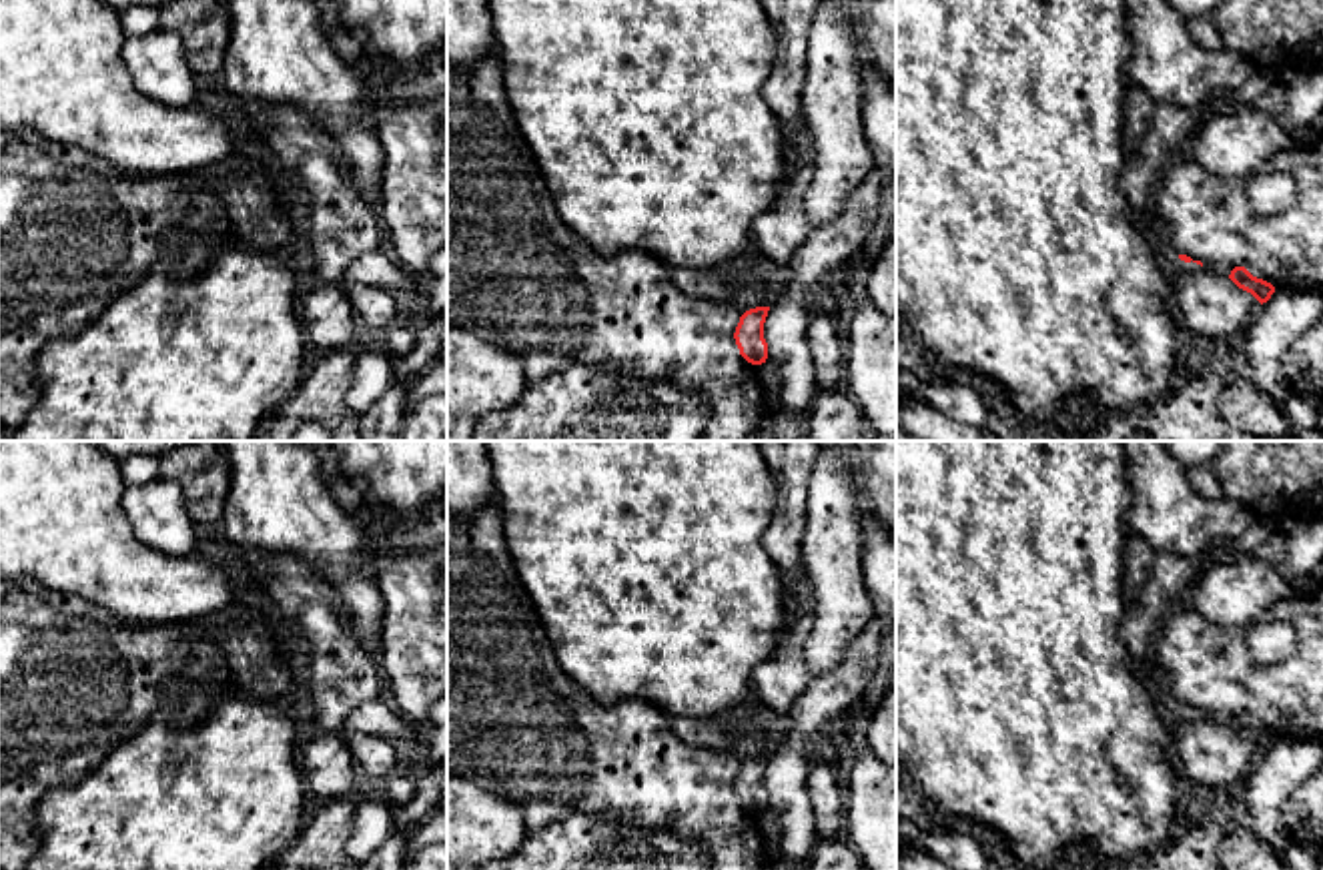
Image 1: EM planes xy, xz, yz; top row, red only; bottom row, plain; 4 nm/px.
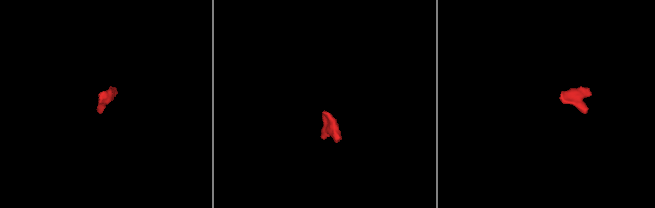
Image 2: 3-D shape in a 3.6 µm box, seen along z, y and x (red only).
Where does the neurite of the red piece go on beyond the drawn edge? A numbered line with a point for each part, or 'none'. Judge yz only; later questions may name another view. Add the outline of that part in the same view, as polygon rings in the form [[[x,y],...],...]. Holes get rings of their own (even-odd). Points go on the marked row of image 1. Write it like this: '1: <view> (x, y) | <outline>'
1: yz (1151, 225) | [[[1149,208],[1143,216],[1141,229],[1151,239],[1151,243],[1155,245],[1161,263],[1167,265],[1173,273],[1191,271],[1191,269],[1201,267],[1193,261],[1185,263],[1179,259],[1179,253],[1171,245],[1167,227],[1157,216],[1153,216]]]

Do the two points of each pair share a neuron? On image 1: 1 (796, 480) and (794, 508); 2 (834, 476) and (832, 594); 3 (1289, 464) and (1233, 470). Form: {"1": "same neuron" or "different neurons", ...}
{"1": "same neuron", "2": "same neuron", "3": "same neuron"}

